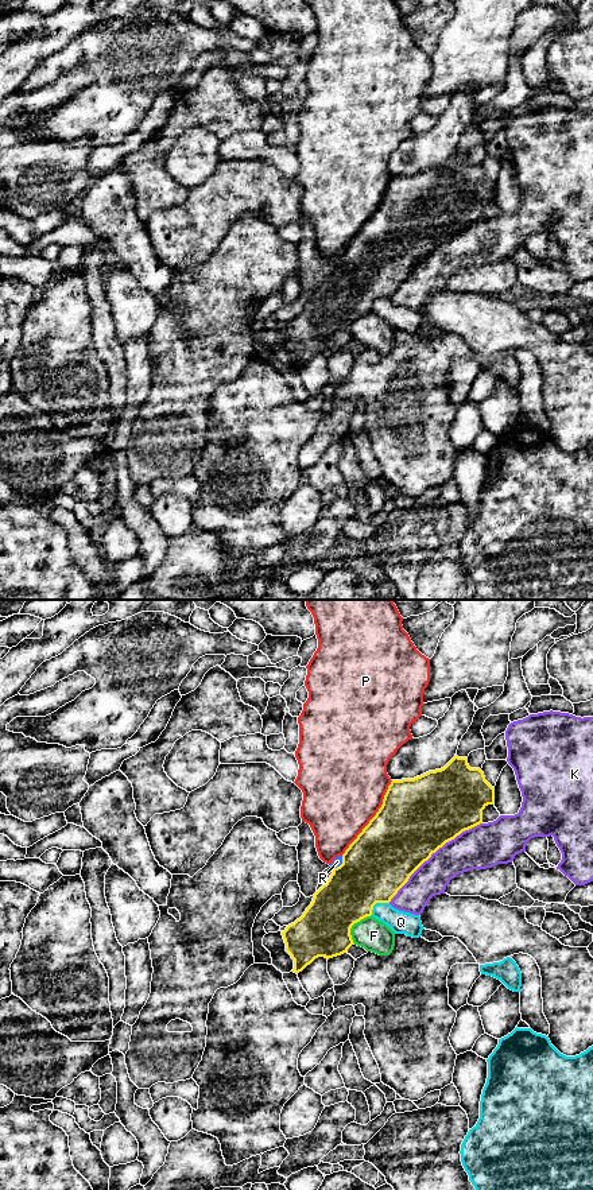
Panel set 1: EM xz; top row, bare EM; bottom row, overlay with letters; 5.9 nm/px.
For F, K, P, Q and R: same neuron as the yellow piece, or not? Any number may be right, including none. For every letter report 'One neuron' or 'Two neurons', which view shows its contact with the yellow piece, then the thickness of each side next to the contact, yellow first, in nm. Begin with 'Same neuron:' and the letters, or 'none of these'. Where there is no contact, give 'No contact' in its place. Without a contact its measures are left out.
Same neuron: none of these
F: Two neurons. Touches yellow in xz. Thickness 320 nm (yellow) against 190 nm
K: Two neurons. Touches yellow in xz. Thickness 460 nm (yellow) against 240 nm
P: Two neurons. Touches yellow in xz. Thickness 440 nm (yellow) against 480 nm
Q: Two neurons. Touches yellow in xz. Thickness 400 nm (yellow) against 140 nm
R: Two neurons. Touches yellow in xz. Thickness 400 nm (yellow) against 60 nm

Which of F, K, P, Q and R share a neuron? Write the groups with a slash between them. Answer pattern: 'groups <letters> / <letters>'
groups F / K / P / Q R

